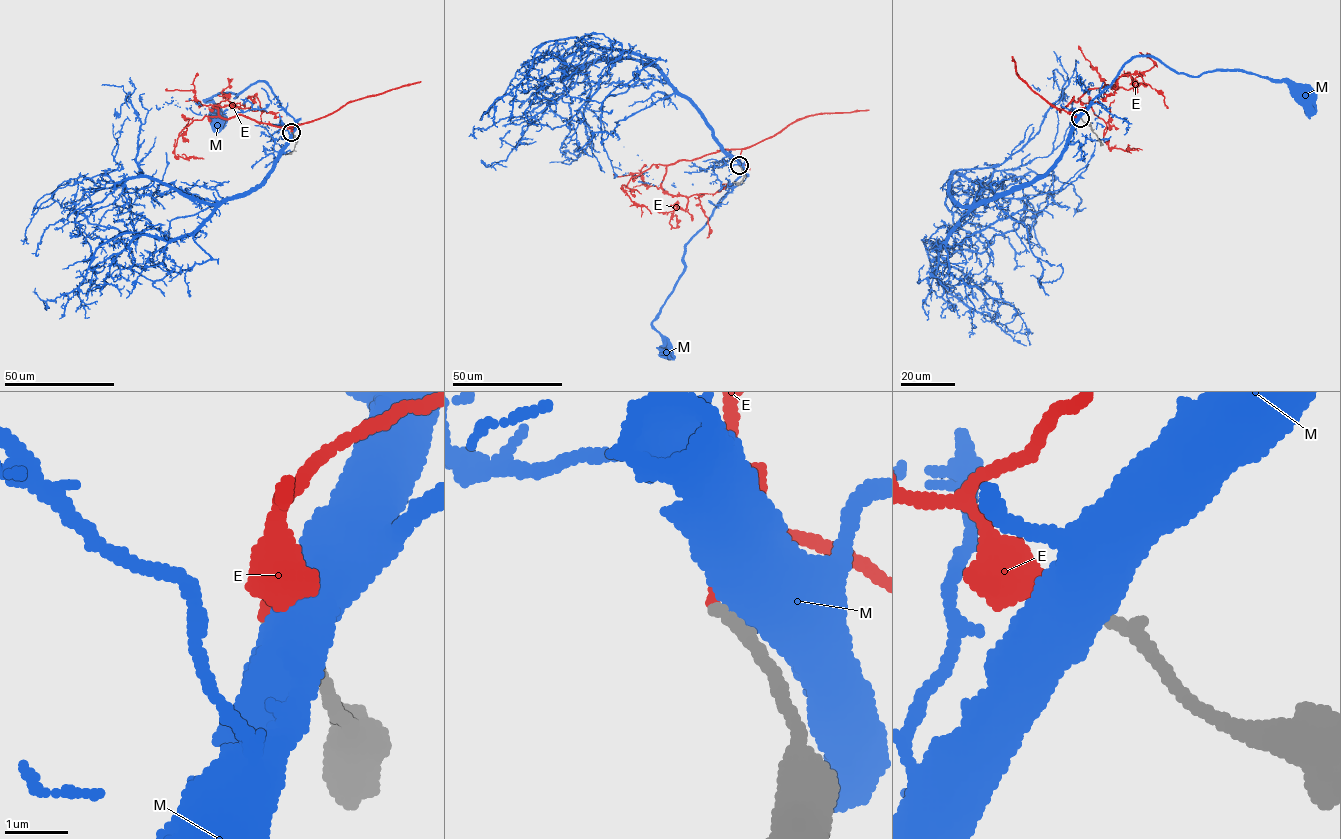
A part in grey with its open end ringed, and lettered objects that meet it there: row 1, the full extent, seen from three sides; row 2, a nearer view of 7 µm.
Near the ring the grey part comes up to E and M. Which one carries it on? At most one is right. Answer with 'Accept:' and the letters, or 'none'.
Accept: E

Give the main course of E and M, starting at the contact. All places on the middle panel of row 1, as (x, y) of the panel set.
E: (739, 166), (740, 149), (723, 149), (666, 167), (661, 184), (667, 192), (700, 195), (707, 238)
M: (739, 166), (743, 173), (686, 246), (683, 273), (652, 322), (664, 338), (662, 353), (666, 353)

